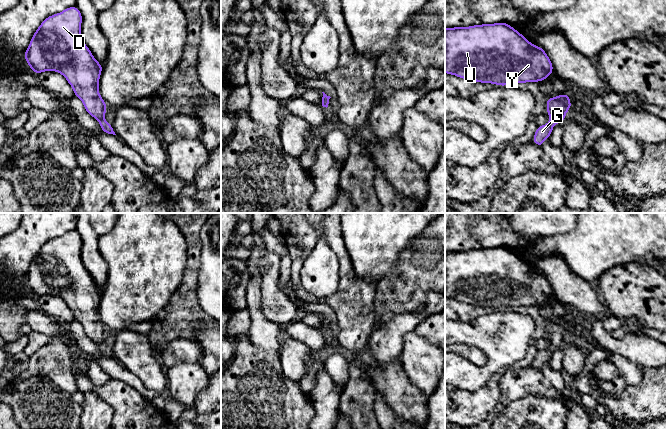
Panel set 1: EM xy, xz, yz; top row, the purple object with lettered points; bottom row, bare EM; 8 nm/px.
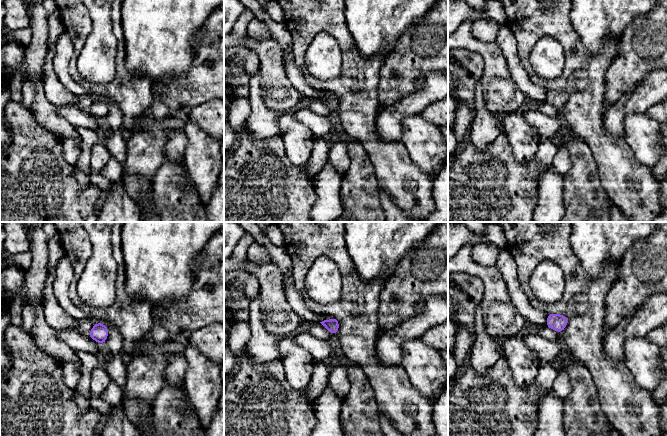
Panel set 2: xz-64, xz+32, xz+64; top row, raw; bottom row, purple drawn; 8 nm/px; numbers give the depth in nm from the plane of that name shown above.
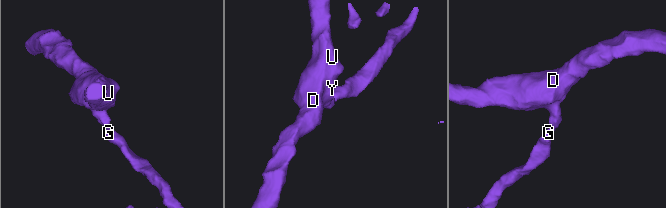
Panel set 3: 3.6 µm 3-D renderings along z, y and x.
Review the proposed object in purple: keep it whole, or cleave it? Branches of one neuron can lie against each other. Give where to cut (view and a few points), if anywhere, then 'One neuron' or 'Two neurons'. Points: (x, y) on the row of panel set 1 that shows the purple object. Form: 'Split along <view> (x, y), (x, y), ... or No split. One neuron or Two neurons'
No split. One neuron

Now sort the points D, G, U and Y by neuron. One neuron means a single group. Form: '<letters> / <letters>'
D G U Y

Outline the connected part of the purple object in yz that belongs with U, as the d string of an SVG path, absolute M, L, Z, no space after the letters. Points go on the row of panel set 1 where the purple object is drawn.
M507 23L445 28L445 73L475 82L507 86L544 81L553 70L544 49L530 43Z

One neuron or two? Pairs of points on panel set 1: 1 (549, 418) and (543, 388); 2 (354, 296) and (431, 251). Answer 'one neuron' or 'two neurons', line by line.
1: two neurons
2: two neurons

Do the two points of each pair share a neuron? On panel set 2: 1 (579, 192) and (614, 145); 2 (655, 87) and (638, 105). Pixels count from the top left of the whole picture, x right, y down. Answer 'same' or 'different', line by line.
1: different
2: same

